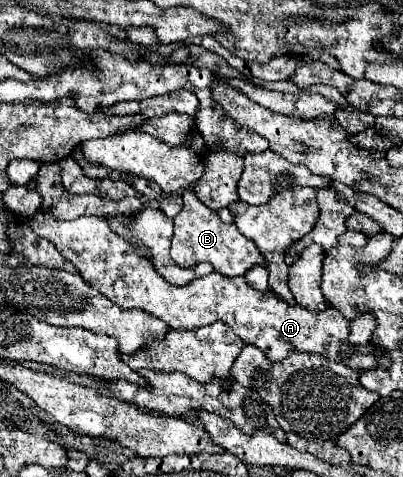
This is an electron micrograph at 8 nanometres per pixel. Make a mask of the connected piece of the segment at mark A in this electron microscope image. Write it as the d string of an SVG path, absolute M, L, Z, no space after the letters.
M39 211L29 219L30 228L41 238L45 238L55 244L59 254L63 254L79 272L79 276L93 288L97 288L105 298L109 298L113 304L117 304L123 310L143 310L149 312L157 318L161 318L167 326L171 328L197 328L197 326L207 326L213 322L227 322L227 326L247 344L257 346L269 360L279 362L283 360L291 350L303 350L307 354L323 354L325 358L339 358L343 342L347 342L347 326L349 320L345 320L337 310L323 310L323 312L311 312L303 310L301 306L287 306L275 292L259 292L251 288L243 276L237 278L227 278L219 272L211 272L203 278L197 278L185 286L173 286L169 284L153 266L153 260L147 256L149 248L147 246L137 246L121 238L117 232L111 230L109 222L105 216L83 216L71 222L58 220Z

